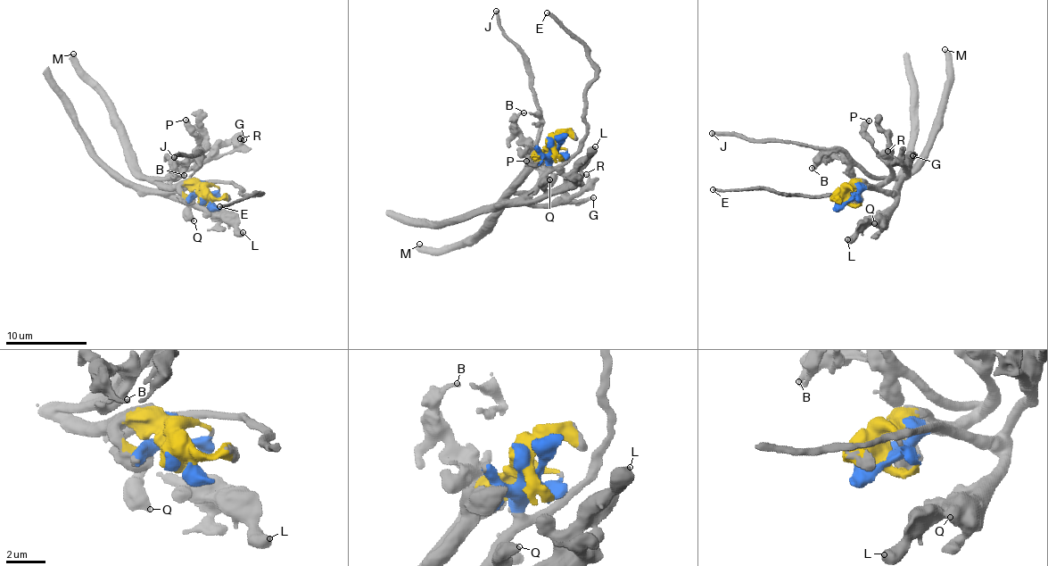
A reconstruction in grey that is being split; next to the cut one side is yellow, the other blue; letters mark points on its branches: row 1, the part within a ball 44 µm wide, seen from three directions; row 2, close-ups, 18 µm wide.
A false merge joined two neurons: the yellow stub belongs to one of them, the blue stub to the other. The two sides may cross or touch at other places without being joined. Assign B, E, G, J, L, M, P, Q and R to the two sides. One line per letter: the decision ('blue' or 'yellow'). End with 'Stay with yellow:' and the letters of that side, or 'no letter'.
B: yellow
E: blue
G: blue
J: yellow
L: blue
M: yellow
P: yellow
Q: blue
R: blue
Stay with yellow: B, J, M, P

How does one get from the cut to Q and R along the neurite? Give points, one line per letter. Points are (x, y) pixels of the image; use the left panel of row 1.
Q: (202, 199), (196, 184), (186, 185), (175, 194), (188, 204), (194, 220)
R: (202, 199), (196, 184), (177, 188), (170, 185), (179, 172), (235, 148), (240, 138)

